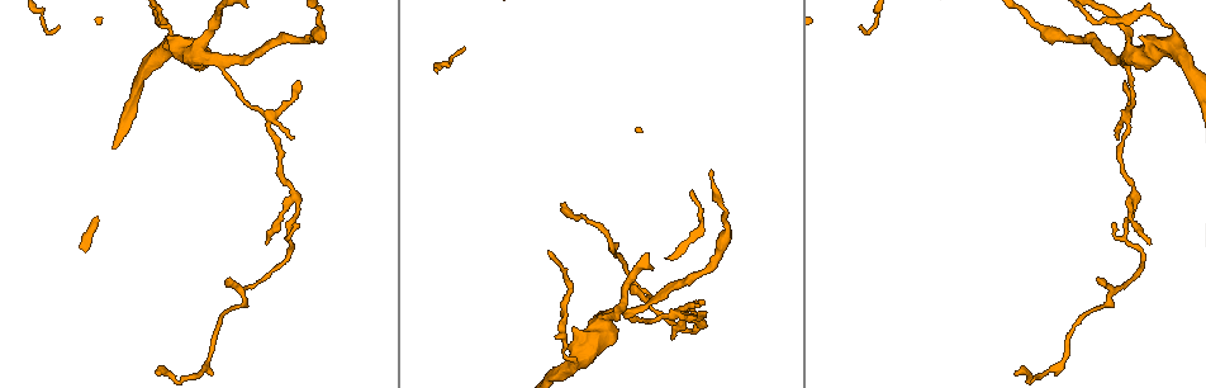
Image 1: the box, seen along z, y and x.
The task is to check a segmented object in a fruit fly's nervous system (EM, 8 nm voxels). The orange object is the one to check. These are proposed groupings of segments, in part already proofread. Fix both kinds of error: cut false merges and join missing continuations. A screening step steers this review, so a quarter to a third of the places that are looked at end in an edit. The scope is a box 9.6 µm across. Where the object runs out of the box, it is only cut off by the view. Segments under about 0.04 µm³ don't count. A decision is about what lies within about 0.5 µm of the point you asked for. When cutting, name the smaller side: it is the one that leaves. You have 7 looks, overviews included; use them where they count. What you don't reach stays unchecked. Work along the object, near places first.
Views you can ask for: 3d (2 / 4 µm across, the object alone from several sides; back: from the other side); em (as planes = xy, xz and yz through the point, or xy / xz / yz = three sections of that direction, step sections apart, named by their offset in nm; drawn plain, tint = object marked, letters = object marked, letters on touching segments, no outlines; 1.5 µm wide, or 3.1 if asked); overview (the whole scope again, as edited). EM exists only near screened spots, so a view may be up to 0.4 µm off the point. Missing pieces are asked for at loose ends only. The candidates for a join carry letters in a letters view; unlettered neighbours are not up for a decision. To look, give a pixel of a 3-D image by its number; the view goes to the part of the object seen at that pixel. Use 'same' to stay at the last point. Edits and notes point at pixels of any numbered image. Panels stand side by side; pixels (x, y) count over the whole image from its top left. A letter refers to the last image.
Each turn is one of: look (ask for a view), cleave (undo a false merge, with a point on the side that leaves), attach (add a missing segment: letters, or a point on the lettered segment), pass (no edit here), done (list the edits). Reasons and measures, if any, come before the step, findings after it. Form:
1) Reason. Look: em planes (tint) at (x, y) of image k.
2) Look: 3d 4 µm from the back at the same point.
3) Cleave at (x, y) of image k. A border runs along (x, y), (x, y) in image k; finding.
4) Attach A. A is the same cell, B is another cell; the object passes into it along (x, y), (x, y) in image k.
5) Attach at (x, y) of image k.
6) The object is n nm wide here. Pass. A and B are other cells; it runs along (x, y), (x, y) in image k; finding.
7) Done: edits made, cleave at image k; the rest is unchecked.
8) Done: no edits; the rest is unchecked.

An open end. Look: 3d 4 µm at (633, 288) of image 1.

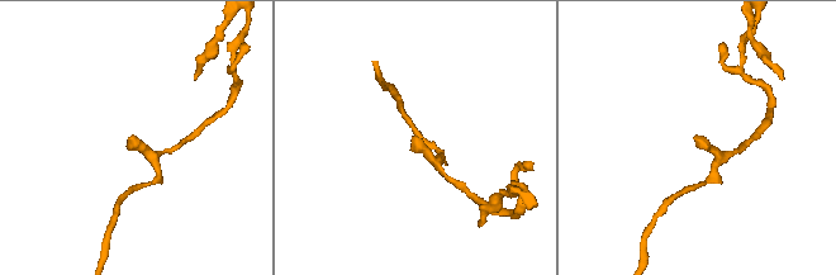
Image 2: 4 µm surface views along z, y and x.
Look: em planes (letters) at (416, 138) of image 2.

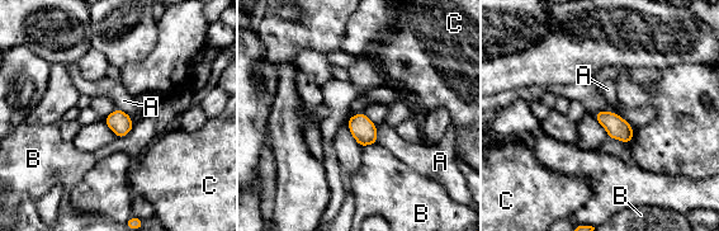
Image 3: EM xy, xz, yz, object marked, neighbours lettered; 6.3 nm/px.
The object is 140 nm wide here. Pass. A, B and C are other cells; a border runs along (375, 126), (378, 142) in image 3; no lettered segment goes on from it.

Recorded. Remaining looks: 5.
Look: em planes (letters) at (1015, 375) of image 1.

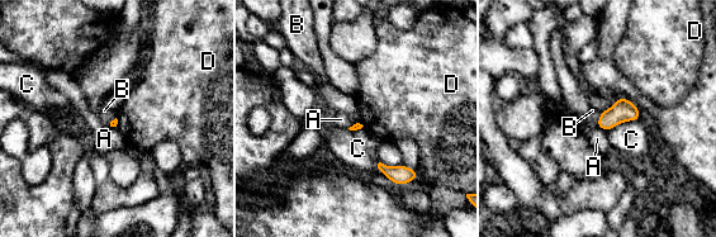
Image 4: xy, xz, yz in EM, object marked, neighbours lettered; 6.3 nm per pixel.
Attach B. B is the same cell, A, C and D are other cells; it goes on there.

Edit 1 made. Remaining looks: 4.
Branch point. Look: em planes (letters) at (1133, 58) of image 1.

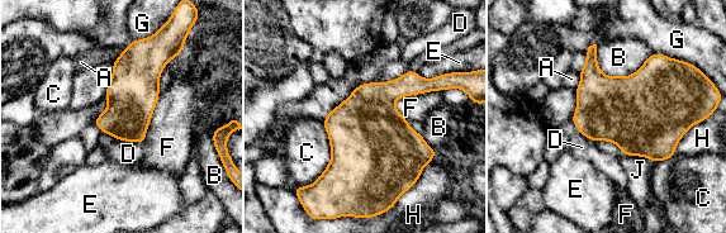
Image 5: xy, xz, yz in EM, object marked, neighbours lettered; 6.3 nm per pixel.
The object is 300 nm wide here. Pass. A, B, C, D, E, F, G, H and J are other cells; a border runs along (408, 69), (393, 80), (376, 81) in image 5; all the same cell.

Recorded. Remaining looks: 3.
Done: edits made, attach at image 4; the rest is unchecked.

